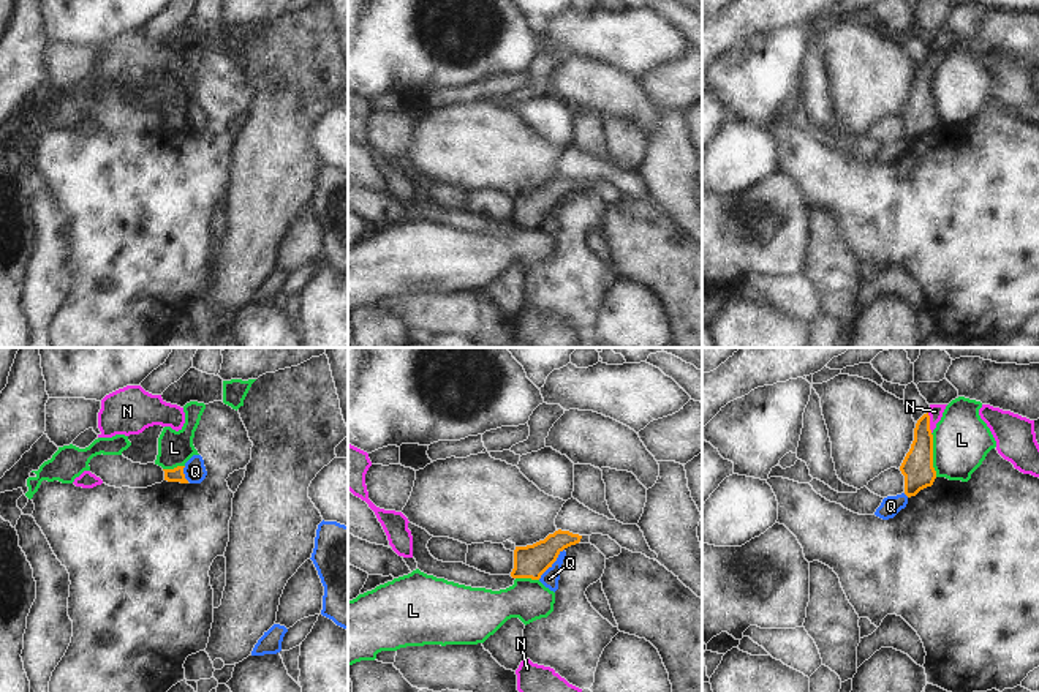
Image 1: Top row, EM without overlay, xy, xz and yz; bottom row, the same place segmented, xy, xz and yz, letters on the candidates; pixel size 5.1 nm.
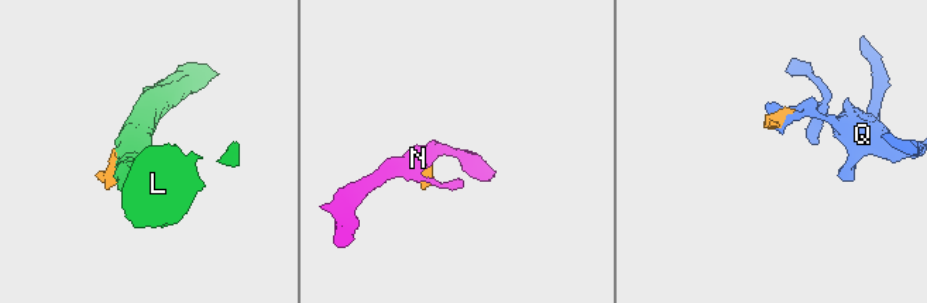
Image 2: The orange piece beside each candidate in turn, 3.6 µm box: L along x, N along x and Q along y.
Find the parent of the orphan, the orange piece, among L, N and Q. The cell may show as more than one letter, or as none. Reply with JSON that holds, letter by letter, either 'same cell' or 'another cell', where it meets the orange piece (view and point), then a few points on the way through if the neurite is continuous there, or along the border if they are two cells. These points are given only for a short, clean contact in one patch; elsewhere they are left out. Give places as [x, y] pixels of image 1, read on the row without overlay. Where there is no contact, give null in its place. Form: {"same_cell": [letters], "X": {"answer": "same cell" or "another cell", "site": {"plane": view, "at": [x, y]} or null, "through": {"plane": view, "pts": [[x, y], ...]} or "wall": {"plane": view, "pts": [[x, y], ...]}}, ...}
{"same_cell": ["N"], "L": {"answer": "another cell", "site": {"plane": "yz", "at": [932, 101]}}, "N": {"answer": "same cell", "site": {"plane": "yz", "at": [929, 68]}}, "Q": {"answer": "another cell", "site": {"plane": "xz", "at": [552, 209]}, "wall": {"plane": "xz", "pts": [[563, 195], [538, 225]]}}}

